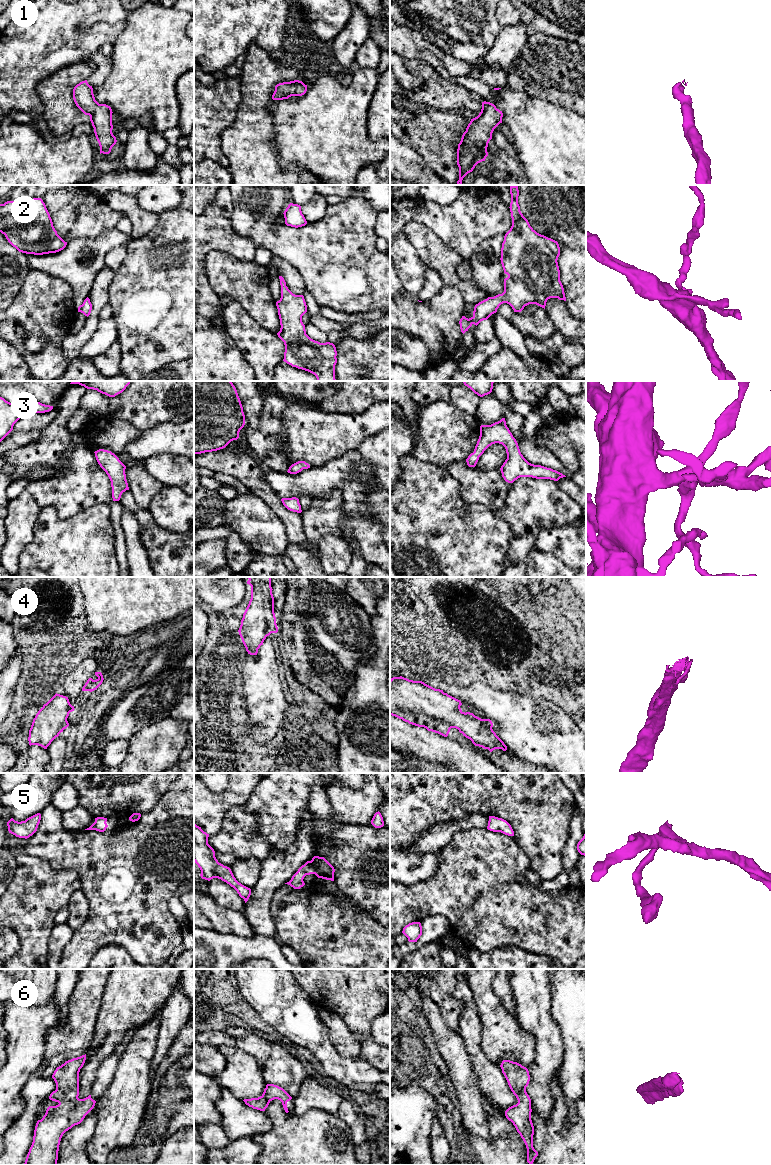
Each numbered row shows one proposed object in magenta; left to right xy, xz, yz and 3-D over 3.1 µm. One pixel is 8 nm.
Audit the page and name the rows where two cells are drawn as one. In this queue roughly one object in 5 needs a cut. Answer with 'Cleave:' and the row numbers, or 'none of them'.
Cleave: none of them

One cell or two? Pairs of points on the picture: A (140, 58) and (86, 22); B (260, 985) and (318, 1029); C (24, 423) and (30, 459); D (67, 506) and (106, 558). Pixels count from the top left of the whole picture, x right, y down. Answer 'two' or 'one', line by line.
A: two
B: one
C: two
D: two

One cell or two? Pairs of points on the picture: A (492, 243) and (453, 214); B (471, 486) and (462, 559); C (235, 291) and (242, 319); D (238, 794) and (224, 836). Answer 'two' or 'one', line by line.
A: two
B: two
C: two
D: two

